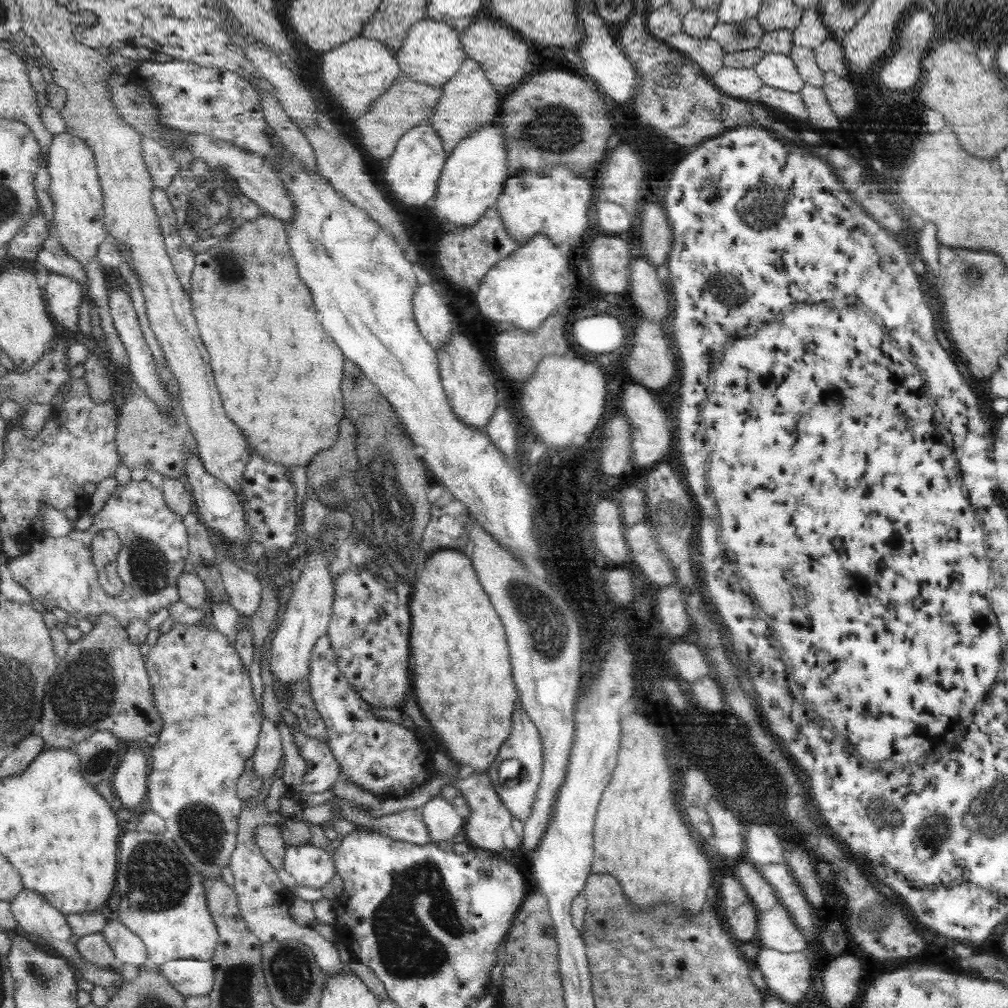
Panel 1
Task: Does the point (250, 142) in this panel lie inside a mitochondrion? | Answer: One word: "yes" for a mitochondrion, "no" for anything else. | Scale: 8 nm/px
no

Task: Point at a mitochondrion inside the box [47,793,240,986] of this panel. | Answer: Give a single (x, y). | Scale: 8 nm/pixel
(148, 860)

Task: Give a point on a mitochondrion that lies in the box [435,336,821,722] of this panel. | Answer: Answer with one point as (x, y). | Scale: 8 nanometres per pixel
(548, 639)

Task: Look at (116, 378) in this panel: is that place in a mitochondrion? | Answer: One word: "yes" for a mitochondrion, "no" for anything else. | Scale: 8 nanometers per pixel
no

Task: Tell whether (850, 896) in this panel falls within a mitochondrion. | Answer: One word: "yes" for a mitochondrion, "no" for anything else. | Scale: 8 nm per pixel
no

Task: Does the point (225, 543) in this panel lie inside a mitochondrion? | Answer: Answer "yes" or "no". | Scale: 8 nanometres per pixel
no

